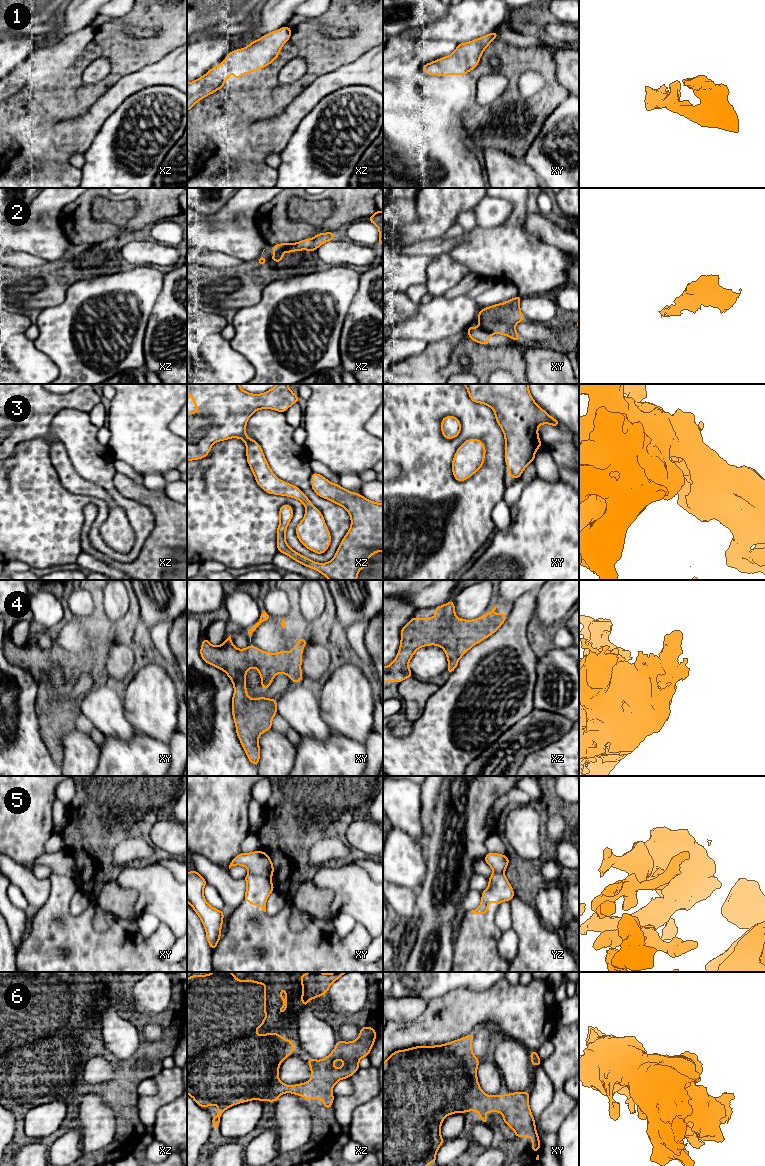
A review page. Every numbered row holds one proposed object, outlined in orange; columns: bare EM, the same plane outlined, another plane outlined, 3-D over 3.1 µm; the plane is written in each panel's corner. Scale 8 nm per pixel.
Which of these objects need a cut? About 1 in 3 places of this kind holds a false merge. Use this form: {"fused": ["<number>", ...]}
{"fused": ["2", "5"]}

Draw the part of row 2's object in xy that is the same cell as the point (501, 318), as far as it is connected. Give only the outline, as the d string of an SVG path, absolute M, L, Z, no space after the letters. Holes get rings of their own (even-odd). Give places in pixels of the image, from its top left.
M521 297L508 300L504 303L495 304L479 311L477 320L482 329L492 334L502 334L509 338L520 341L515 325L523 320L520 304Z

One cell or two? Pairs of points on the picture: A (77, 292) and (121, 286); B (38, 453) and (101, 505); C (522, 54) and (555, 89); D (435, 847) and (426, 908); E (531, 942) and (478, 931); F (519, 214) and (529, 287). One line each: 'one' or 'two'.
A: one
B: one
C: one
D: one
E: one
F: one

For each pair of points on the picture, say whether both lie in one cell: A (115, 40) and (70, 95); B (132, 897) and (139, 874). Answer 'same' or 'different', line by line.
A: same
B: different

